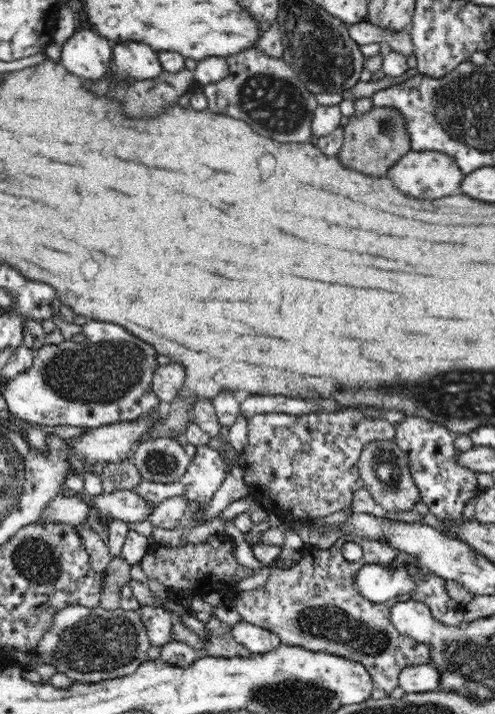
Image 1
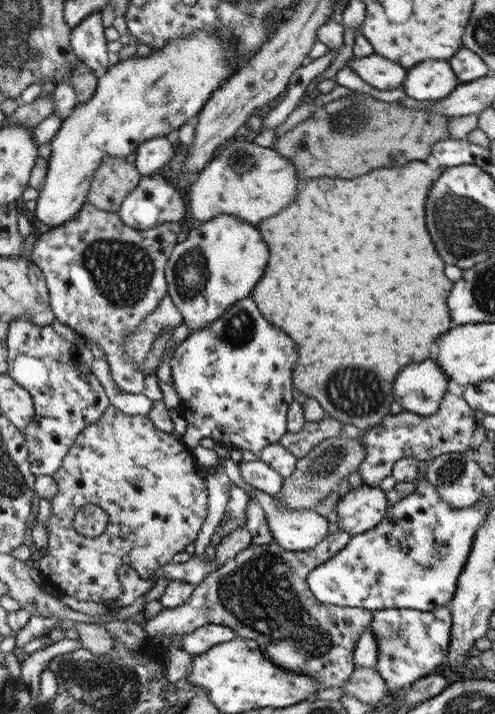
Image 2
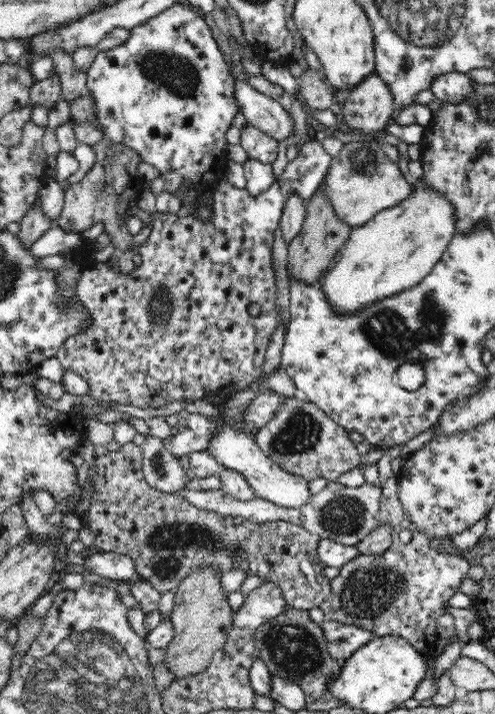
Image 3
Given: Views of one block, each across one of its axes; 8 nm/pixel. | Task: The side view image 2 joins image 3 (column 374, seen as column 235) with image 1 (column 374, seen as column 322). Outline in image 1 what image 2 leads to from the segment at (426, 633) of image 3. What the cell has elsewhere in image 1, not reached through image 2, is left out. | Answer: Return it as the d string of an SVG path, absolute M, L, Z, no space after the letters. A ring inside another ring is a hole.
M356 535L339 538L328 549L317 549L305 544L300 556L287 569L276 568L271 572L264 586L238 594L230 608L237 610L244 622L258 625L274 632L286 645L299 646L312 652L334 653L364 665L372 677L375 688L390 694L399 686L399 676L405 666L426 665L431 662L427 644L403 635L391 621L390 609L406 598L425 604L432 616L446 625L463 624L464 607L446 593L445 579L432 574L423 577L418 567L405 564L406 573L416 581L416 589L411 594L398 596L386 602L372 602L357 591L353 580L364 565L388 565L395 558L392 547L380 541L362 539ZM348 541L362 547L363 557L358 561L348 561L340 549Z

